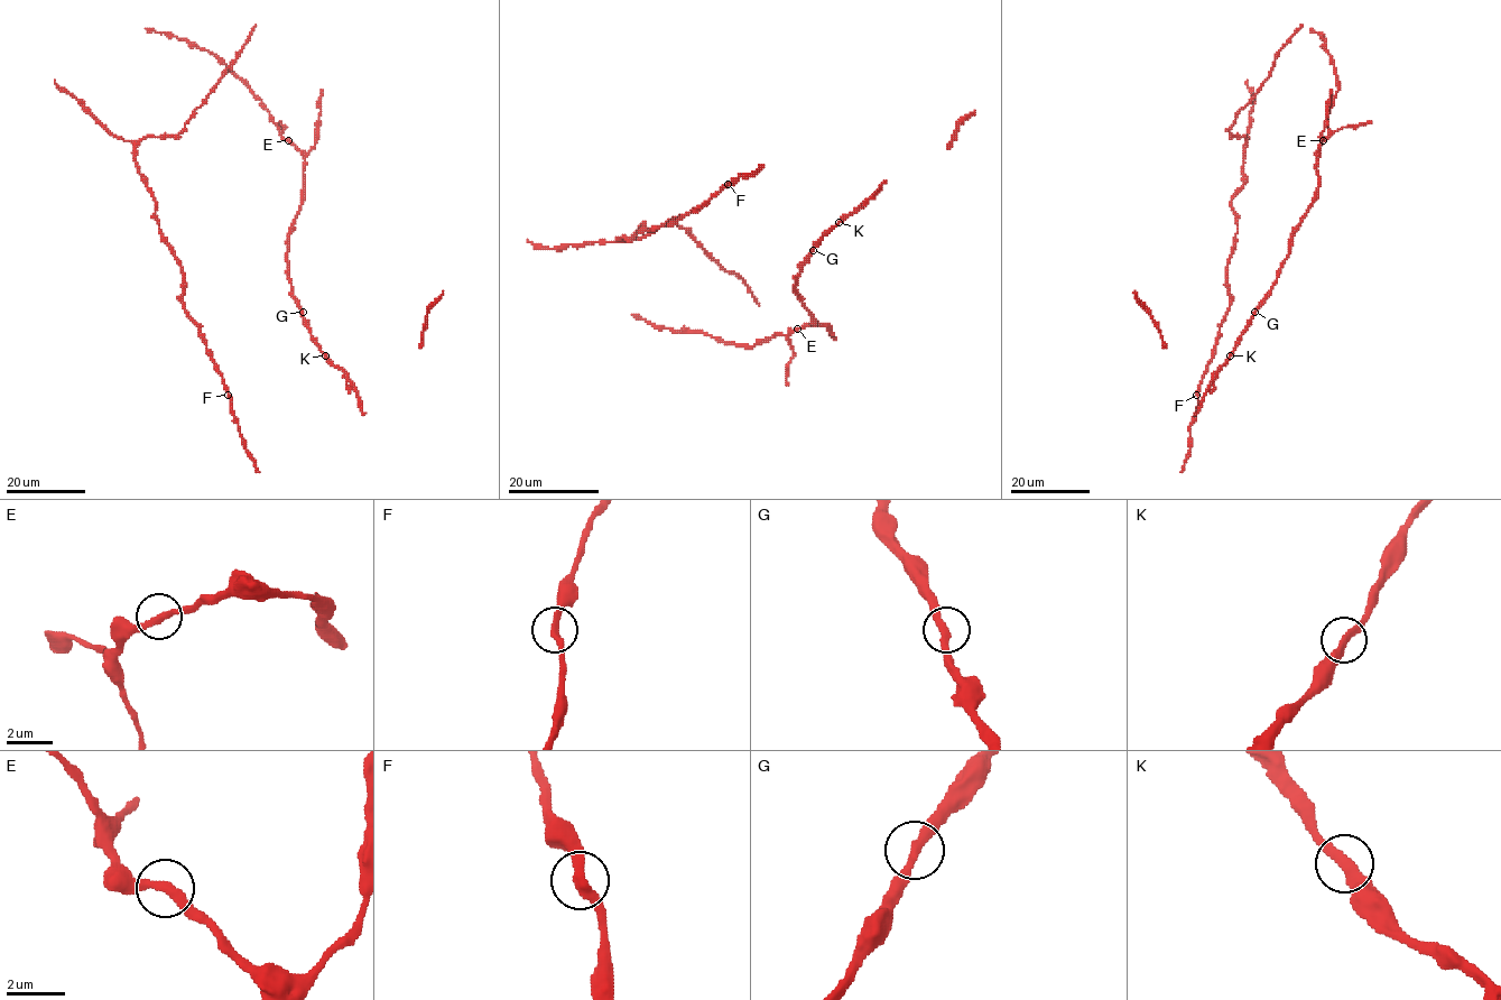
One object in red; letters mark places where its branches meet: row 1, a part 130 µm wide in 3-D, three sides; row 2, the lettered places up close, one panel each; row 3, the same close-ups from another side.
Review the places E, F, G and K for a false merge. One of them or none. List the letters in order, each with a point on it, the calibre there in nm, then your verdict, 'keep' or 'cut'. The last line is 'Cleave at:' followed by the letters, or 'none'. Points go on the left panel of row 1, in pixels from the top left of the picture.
E: (288, 140) | 300 nm | keep
F: (228, 395) | 300 nm | keep
G: (303, 312) | 320 nm | keep
K: (325, 355) | 280 nm | keep
Cleave at: none

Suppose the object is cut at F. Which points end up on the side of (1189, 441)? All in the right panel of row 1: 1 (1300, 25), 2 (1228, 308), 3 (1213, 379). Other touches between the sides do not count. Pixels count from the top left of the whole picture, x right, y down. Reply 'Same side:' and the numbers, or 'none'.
Same side: 3

